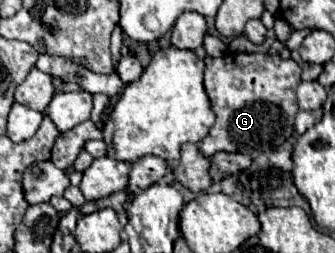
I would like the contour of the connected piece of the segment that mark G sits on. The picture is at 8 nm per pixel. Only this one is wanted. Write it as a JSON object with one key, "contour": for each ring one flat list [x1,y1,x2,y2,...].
{"contour":[[226,52,220,58,206,56,204,88,216,112,216,124,202,140,202,154,212,158,216,152,244,152,254,150,272,152,284,144,294,132,294,118,298,114,296,86,302,82,300,66,278,54,240,54]]}

